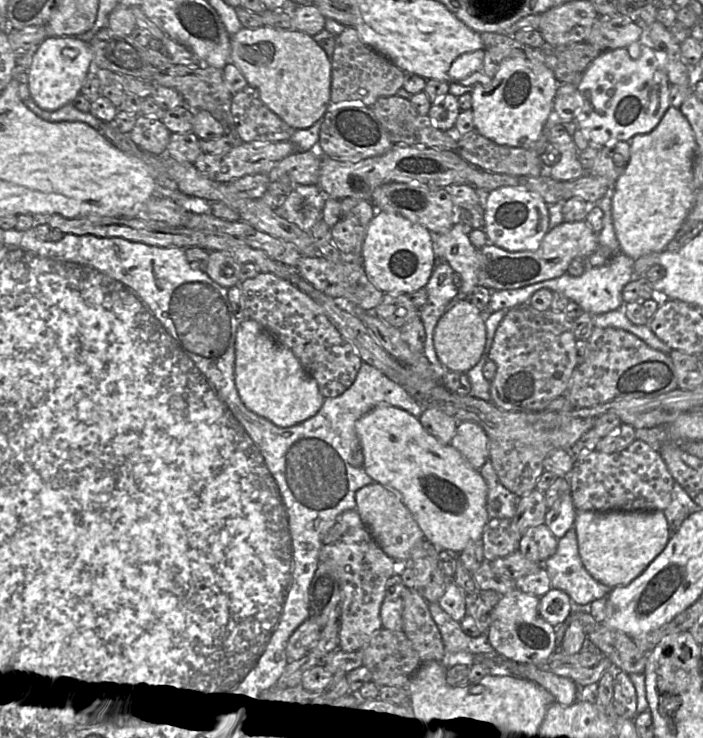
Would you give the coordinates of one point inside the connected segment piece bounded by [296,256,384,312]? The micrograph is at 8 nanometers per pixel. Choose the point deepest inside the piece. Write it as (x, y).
(347, 279)

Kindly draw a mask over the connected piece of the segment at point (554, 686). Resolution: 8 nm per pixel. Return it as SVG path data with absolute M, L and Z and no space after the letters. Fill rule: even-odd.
M534 664L518 666L516 669L516 671L510 671L505 667L489 668L491 675L519 677L535 683L548 691L553 696L554 702L563 706L570 706L577 700L579 687L572 679L543 671Z

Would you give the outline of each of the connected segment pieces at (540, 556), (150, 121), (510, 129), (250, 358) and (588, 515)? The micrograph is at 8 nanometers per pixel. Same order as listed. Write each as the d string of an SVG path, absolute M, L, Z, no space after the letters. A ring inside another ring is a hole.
M543 523L525 531L519 542L518 551L527 559L543 564L555 553L557 540Z
M138 115L129 135L131 140L144 152L162 156L166 154L171 132L161 120Z
M522 58L499 62L489 84L476 84L471 92L473 122L477 132L502 146L530 148L538 140L560 83L546 66Z
M242 319L237 328L234 374L244 405L278 427L294 426L313 417L325 399L298 358L252 319Z
M576 511L573 527L576 530L578 552L587 572L610 588L626 586L636 579L663 551L670 538L664 512L653 511Z

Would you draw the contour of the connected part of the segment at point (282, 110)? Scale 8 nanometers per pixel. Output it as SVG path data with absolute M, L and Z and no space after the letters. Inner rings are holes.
M267 25L242 27L230 36L230 60L239 68L248 85L256 88L263 103L294 129L312 126L323 118L330 103L331 63L325 51L309 34L296 29L276 29Z

